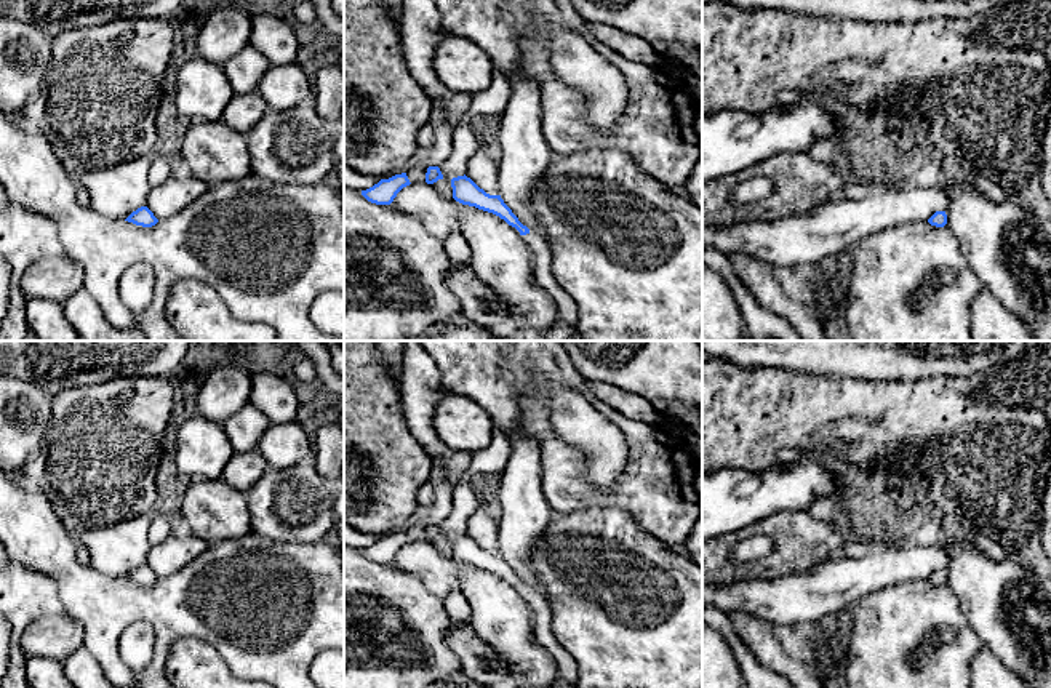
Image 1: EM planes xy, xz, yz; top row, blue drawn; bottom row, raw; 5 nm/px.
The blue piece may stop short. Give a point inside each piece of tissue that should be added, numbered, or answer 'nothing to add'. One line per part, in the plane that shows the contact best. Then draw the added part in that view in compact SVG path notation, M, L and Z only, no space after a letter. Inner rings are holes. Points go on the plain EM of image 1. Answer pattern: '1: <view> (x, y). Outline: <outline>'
1: xz (543, 631). Outline: M526 592L522 597L529 603L534 613L534 637L557 661L558 670L566 682L577 682L576 661L557 643L550 627L550 611L547 602L537 592Z

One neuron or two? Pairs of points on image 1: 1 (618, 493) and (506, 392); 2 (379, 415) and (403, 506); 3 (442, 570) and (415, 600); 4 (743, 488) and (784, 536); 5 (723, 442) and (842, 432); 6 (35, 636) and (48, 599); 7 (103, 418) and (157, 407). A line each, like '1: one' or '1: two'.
1: one
2: one
3: two
4: two
5: one
6: two
7: one

